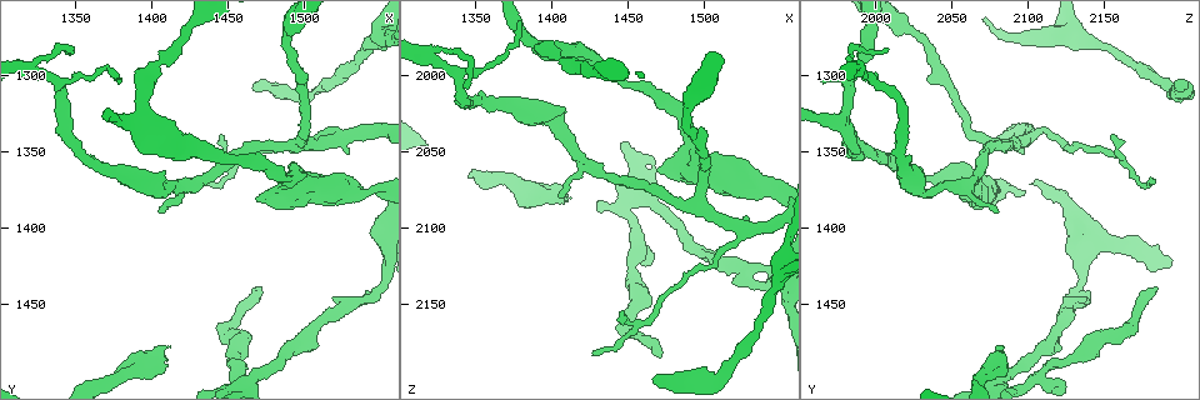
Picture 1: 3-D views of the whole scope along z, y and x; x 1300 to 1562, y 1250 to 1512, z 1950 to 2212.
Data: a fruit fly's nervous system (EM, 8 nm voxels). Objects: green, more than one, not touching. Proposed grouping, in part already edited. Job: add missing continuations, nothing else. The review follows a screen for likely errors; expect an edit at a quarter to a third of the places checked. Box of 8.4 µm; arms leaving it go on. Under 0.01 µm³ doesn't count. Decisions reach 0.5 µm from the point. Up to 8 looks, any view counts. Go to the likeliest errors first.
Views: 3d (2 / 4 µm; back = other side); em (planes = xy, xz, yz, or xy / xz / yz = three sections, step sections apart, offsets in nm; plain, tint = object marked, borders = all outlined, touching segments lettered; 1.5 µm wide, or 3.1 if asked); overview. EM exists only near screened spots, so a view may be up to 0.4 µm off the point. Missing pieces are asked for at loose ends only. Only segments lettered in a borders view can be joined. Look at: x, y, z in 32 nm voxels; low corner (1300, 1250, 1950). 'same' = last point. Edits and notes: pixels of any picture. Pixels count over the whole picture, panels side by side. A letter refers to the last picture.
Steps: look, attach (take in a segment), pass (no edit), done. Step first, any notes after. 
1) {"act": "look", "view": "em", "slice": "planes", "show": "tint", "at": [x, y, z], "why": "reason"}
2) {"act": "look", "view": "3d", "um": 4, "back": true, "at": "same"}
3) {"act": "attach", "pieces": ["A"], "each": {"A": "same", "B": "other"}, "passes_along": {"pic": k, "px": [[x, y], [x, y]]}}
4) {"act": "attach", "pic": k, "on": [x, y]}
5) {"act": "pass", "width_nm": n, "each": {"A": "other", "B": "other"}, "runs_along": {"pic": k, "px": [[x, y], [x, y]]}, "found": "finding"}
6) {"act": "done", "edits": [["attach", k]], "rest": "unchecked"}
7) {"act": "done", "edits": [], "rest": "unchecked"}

{"act": "look", "view": "em", "slice": "yz", "step": 4, "show": "borders", "at": [1468, 1436, 2184], "why": "end of a long branch"}

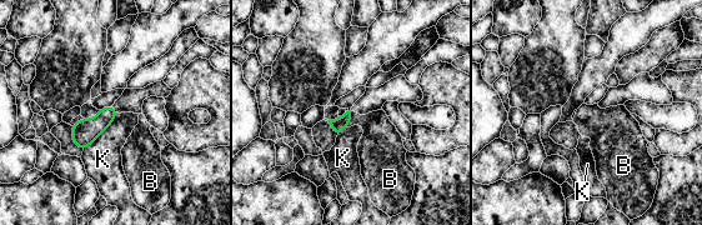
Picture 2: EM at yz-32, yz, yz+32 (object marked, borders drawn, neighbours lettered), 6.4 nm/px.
{"act": "look", "view": "em", "slice": "planes", "show": "borders", "at": "same", "why": "another direction"}

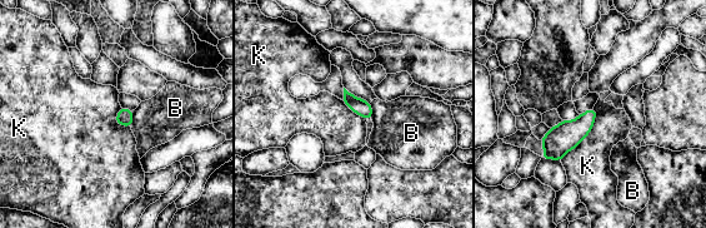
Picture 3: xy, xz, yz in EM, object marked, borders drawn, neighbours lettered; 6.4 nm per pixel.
{"act": "pass", "each": {"B": "other", "K": "other"}, "found": "no lettered segment goes on from it"}

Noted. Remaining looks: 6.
{"act": "look", "view": "em", "um": 3.1, "slice": "planes", "show": "borders", "at": [1466, 1308, 2200], "why": "end of a long branch"}

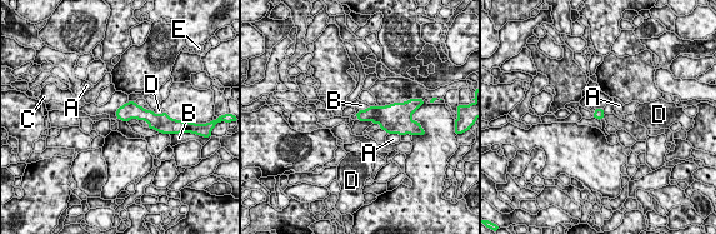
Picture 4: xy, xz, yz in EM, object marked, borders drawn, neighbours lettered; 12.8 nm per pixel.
{"act": "pass", "longest_contact_nm": ["D", 260], "each": {"A": "other", "B": "other", "C": "other", "D": "other", "E": "other"}, "border": {"pic": 4, "px": [[370, 106], [360, 110]]}, "found": "no lettered segment goes on from it"}

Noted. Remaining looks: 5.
{"act": "look", "view": "3d", "um": 2, "at": [1342, 1282, 2008], "why": "thin end"}

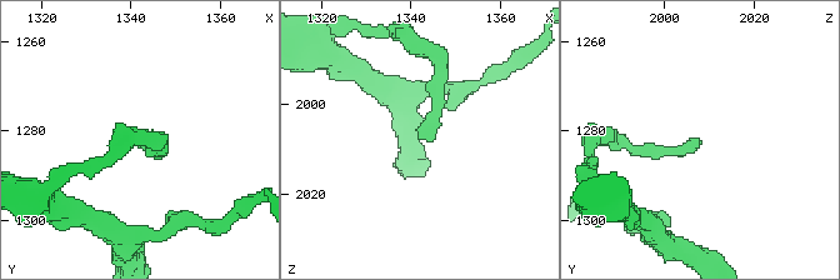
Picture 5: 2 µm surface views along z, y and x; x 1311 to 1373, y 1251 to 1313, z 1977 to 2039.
{"act": "look", "view": "em", "slice": "yz", "step": 8, "show": "borders", "at": [1343, 1282, 2008], "why": "now the EM"}

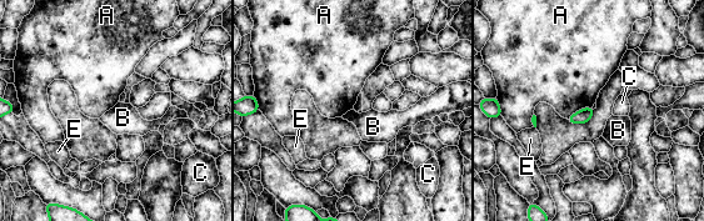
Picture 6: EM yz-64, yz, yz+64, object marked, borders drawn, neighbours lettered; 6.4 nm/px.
{"act": "look", "view": "em", "slice": "planes", "show": "borders", "at": "same"}

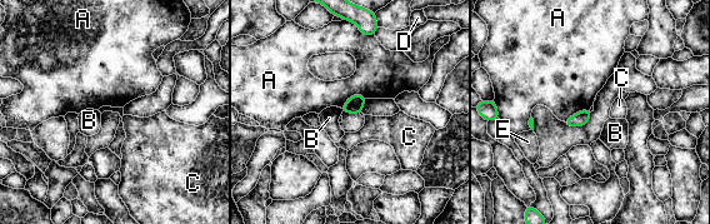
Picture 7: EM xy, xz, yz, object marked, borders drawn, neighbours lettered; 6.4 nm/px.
{"act": "pass", "width_nm": 90, "each": {"A": "other", "B": "other", "C": "other", "D": "other", "E": "other"}, "border": {"pic": 7, "px": [[366, 98], [351, 95], [341, 108]]}, "found": "no lettered segment goes on from it"}

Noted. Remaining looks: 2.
{"act": "done", "edits": [], "rest": "unchecked"}

